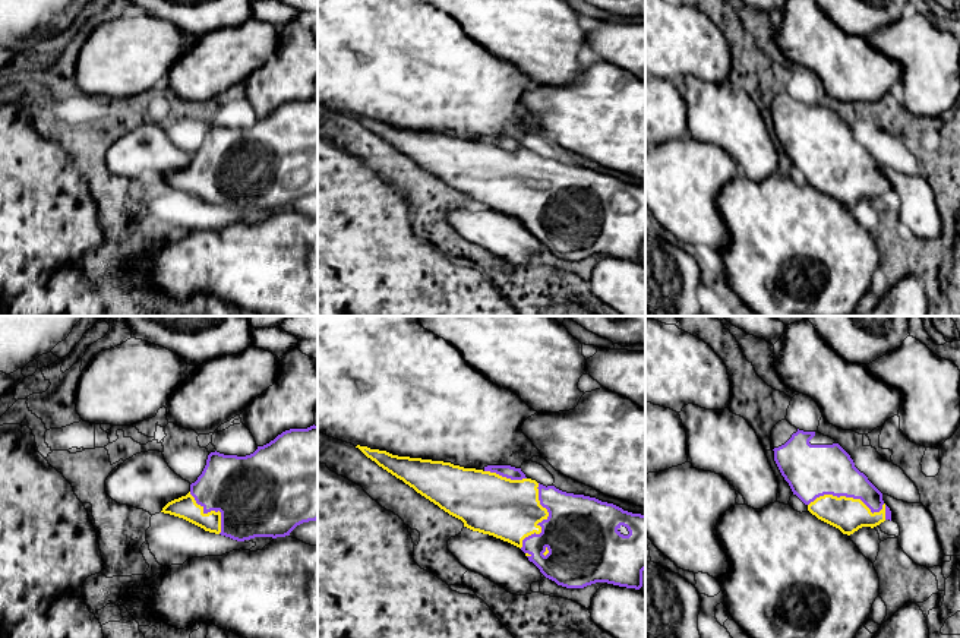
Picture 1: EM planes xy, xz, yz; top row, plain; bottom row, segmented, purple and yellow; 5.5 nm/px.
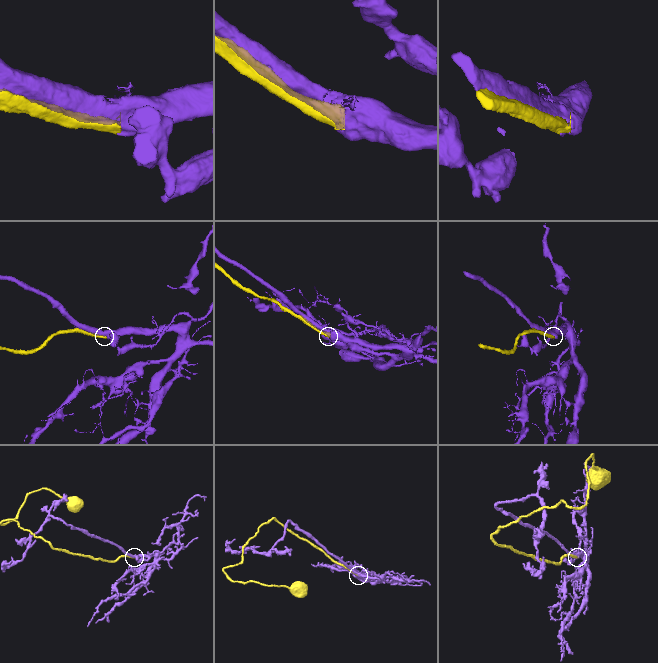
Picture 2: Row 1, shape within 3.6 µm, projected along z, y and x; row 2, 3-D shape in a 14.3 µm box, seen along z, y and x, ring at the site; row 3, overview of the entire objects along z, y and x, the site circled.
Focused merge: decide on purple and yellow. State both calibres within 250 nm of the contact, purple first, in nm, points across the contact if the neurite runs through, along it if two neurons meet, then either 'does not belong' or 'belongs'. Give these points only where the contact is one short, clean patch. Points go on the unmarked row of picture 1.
280/190 nm | belongs

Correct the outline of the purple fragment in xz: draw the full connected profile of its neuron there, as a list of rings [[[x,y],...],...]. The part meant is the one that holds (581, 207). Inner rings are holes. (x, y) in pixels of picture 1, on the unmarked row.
[[[359,120],[379,139],[402,152],[417,165],[438,177],[449,187],[461,192],[464,199],[493,208],[520,219],[540,244],[566,260],[584,260],[596,255],[640,262],[645,241],[645,187],[632,186],[596,170],[566,165],[555,158],[543,158],[527,151],[521,140],[511,138],[487,138],[483,142],[464,140],[443,133],[398,129],[386,123]]]

